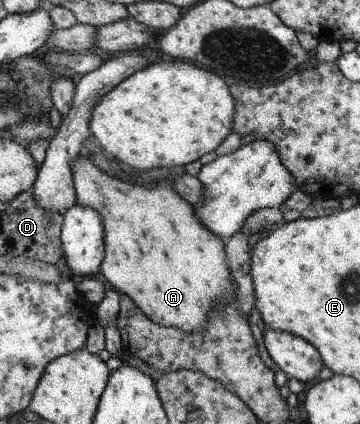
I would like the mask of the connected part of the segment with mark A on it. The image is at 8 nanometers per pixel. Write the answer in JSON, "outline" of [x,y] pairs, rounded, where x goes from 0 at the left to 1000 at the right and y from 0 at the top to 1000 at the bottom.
{"outline":[[[228,361],[197,389],[211,479],[264,493],[286,521],[292,597],[275,653],[297,675],[353,696],[419,759],[522,785],[564,781],[575,771],[575,743],[597,719],[631,719],[642,705],[656,705],[664,677],[642,649],[642,630],[628,625],[628,571],[569,540],[536,488],[492,460],[481,413],[442,422],[425,441],[397,441],[358,434],[358,422],[303,413]]]}

